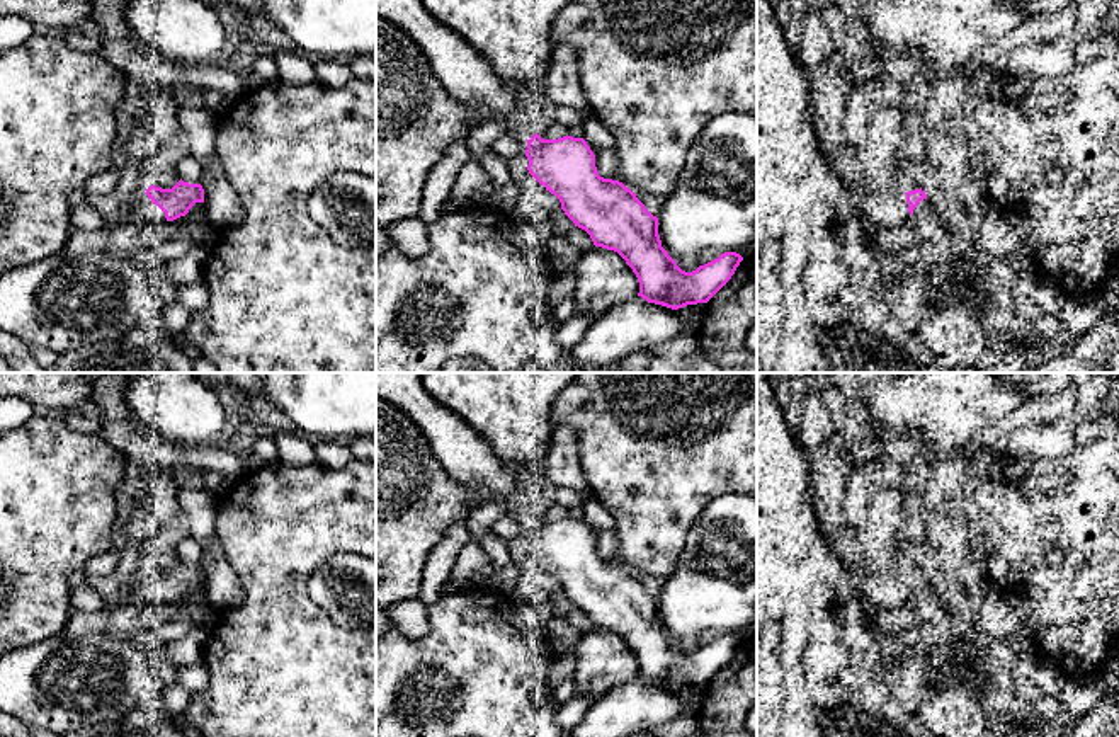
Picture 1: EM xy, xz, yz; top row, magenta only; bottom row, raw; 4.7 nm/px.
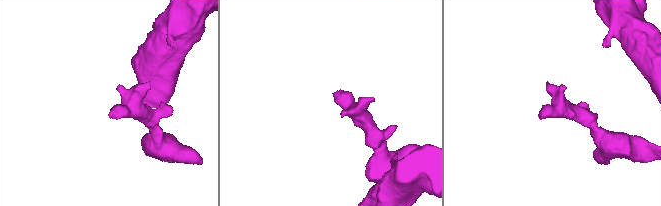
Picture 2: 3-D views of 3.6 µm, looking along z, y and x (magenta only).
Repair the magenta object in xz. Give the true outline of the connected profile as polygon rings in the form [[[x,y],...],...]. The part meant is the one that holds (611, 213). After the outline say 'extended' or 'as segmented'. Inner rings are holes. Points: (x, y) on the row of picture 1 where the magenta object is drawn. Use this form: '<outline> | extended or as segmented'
[[[376,0],[376,15],[403,29],[420,46],[451,99],[469,111],[468,131],[451,145],[444,158],[430,170],[418,213],[425,226],[434,225],[440,216],[439,208],[449,197],[457,174],[469,157],[464,145],[468,133],[495,116],[502,116],[512,129],[529,138],[525,150],[529,174],[560,199],[565,214],[575,226],[590,235],[595,247],[614,250],[626,260],[638,277],[638,296],[648,303],[679,310],[687,305],[707,303],[731,279],[743,260],[736,252],[724,252],[692,272],[682,271],[662,247],[658,218],[622,182],[599,175],[595,155],[587,141],[568,134],[558,140],[542,140],[537,134],[537,106],[520,89],[500,78],[493,66],[457,32],[435,20],[422,0]]] | extended

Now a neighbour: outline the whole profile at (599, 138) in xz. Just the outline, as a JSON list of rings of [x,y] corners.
[[[592,114],[583,117],[583,140],[595,155],[595,167],[600,177],[619,180],[616,140],[612,133]]]

